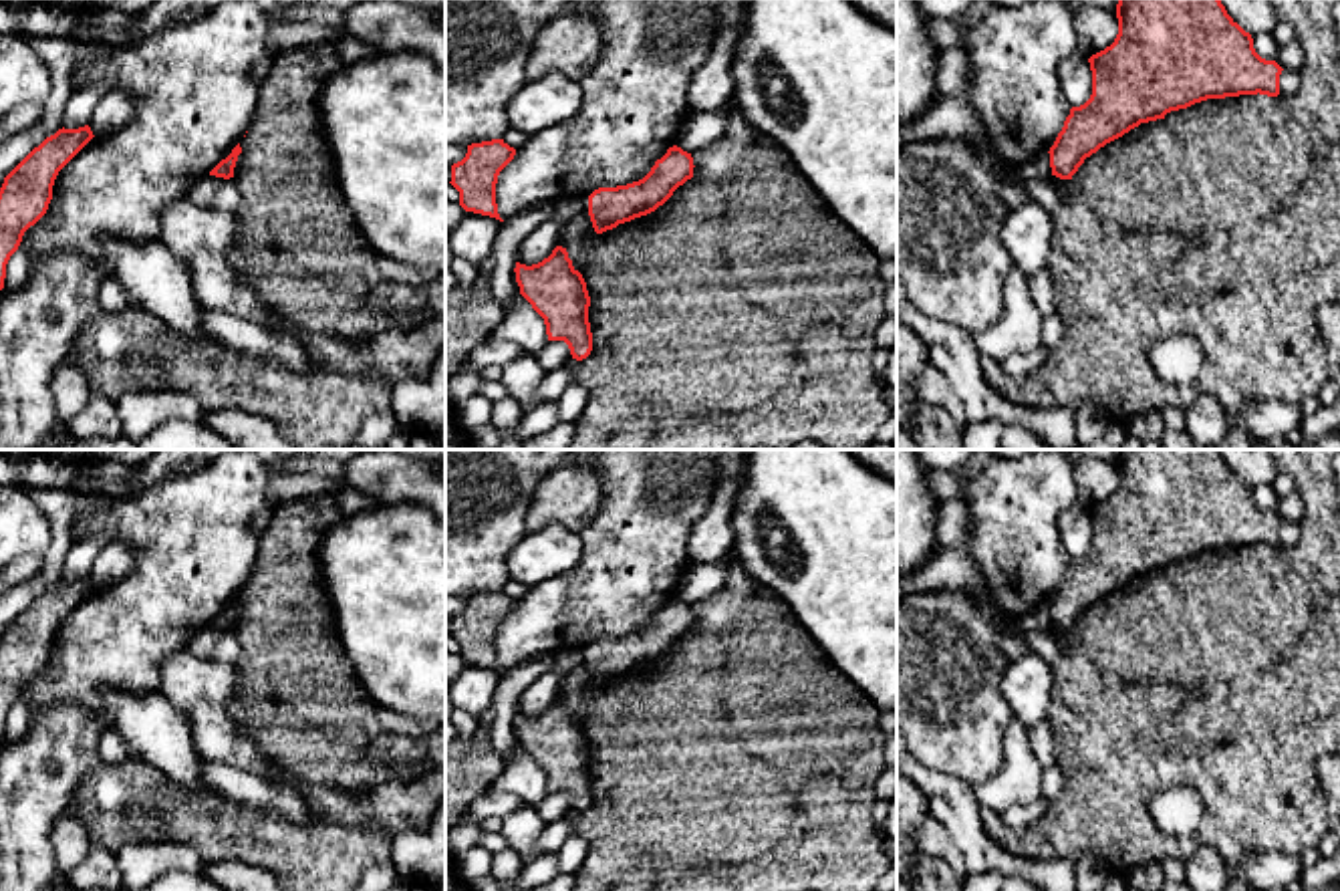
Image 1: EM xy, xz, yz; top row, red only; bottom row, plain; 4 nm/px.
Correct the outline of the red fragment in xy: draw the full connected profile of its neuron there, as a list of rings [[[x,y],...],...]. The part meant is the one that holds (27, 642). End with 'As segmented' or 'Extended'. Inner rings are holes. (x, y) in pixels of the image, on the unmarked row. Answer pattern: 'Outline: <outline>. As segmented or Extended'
Outline: [[[89,577],[58,581],[34,599],[0,639],[0,742],[6,716],[18,702],[24,683],[48,661],[58,623],[93,591]]]. As segmented

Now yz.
Outline: [[[1118,450],[1118,486],[1110,498],[1088,510],[1092,546],[1072,558],[1050,599],[1052,627],[1072,631],[1086,609],[1141,575],[1165,570],[1207,550],[1280,546],[1282,518],[1261,510],[1253,490],[1225,462],[1219,450]]]. As segmented

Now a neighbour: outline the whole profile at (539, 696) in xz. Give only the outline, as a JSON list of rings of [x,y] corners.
[[[564,649],[554,655],[554,667],[528,685],[518,697],[518,714],[532,718],[552,706],[560,693],[560,683],[570,669],[588,665],[586,649]]]

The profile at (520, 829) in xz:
[[[524,804],[520,810],[504,818],[502,835],[510,849],[514,849],[522,863],[532,863],[536,853],[536,839],[544,826],[544,820],[534,806]]]

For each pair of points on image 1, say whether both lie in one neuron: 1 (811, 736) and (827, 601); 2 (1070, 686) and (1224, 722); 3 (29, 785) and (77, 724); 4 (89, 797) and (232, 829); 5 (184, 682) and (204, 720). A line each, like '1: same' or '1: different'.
1: different
2: same
3: same
4: same
5: different

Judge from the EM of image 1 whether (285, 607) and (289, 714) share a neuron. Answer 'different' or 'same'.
same

